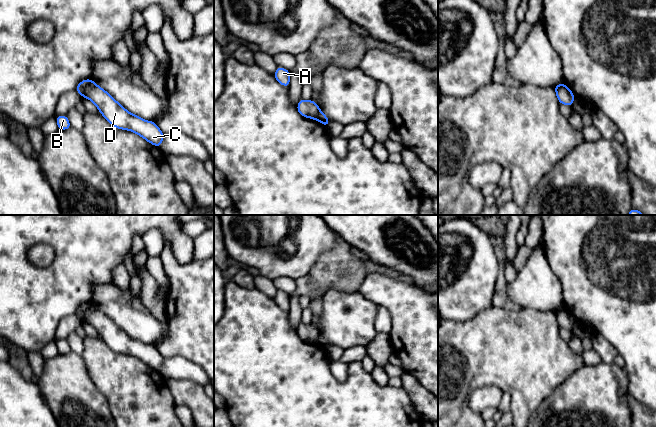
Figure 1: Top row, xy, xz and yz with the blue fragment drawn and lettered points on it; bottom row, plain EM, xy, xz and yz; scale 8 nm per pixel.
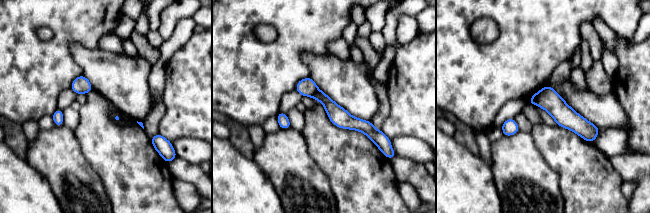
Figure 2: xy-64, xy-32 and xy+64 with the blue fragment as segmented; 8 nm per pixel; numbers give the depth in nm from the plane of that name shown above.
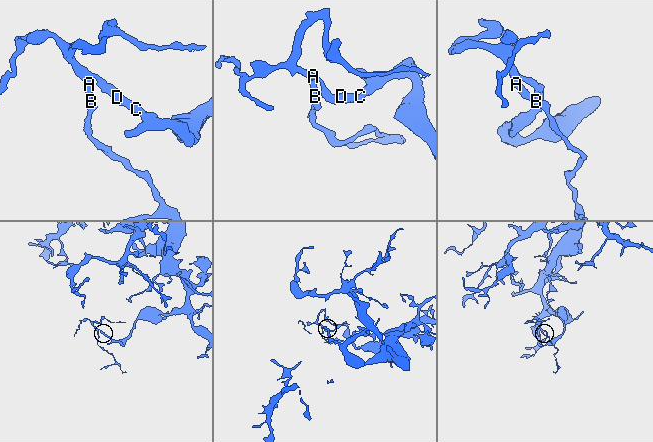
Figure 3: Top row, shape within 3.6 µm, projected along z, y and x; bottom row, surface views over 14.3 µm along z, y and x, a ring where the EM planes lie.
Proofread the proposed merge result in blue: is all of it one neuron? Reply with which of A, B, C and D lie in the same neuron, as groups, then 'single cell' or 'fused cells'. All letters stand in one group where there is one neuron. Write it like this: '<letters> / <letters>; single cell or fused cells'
A B / C D; fused cells

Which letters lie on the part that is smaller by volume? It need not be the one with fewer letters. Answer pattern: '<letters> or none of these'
A, B

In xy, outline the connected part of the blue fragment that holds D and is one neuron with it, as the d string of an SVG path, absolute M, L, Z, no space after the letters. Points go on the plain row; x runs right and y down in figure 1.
M95 308L83 321L91 324L112 350L135 356L158 372L162 369L164 358L156 347L131 338L100 310Z

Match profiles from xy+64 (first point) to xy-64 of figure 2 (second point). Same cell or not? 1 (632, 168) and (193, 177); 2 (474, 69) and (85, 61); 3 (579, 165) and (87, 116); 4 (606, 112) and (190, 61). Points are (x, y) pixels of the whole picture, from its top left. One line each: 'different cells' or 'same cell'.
1: same cell
2: different cells
3: same cell
4: different cells

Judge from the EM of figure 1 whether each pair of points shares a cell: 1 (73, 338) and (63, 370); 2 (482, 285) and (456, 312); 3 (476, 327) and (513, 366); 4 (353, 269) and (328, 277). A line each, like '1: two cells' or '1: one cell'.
1: two cells
2: one cell
3: one cell
4: one cell

